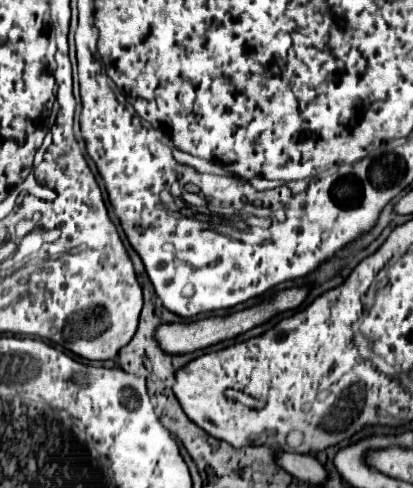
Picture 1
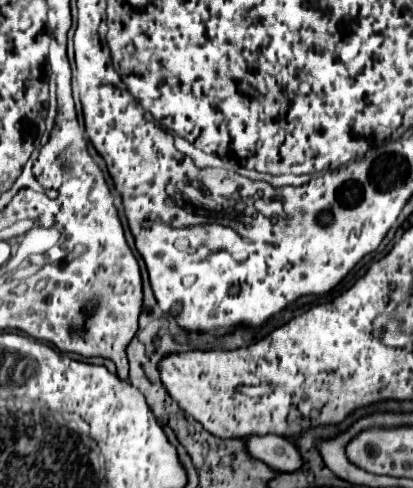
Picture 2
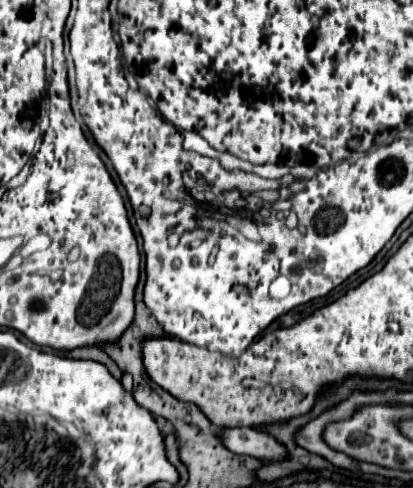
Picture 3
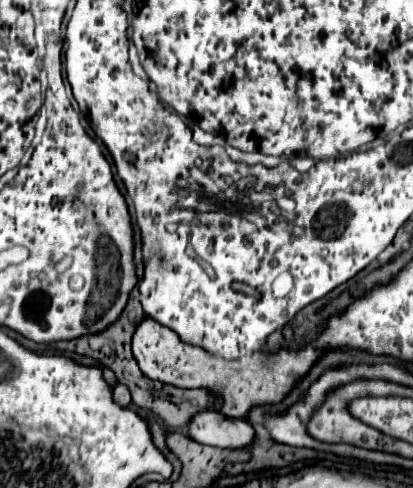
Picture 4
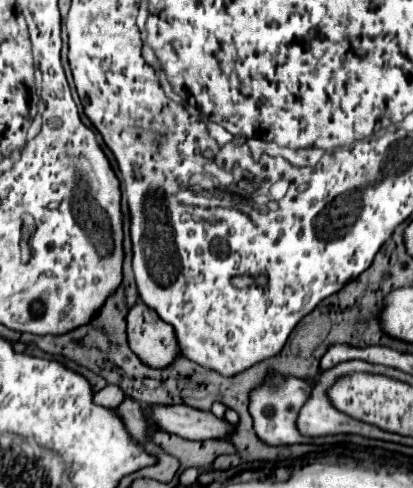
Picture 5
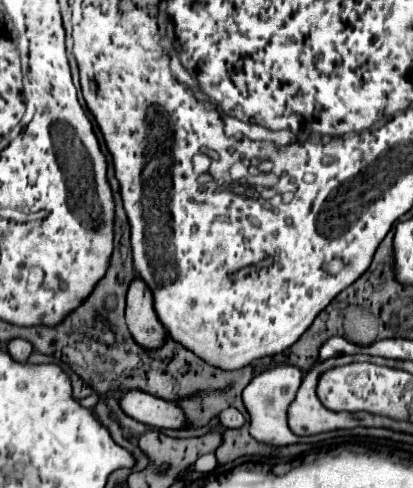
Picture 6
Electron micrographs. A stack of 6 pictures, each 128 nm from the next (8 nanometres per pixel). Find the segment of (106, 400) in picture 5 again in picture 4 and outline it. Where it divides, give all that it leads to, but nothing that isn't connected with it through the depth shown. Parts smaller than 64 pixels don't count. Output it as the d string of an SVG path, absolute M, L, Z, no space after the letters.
M126 386L114 388L114 390L112 390L112 398L116 400L116 404L118 404L118 406L124 406L124 408L126 408L126 406L130 406L130 402L132 402L132 400L130 400L130 392L128 392L128 388L126 388Z

